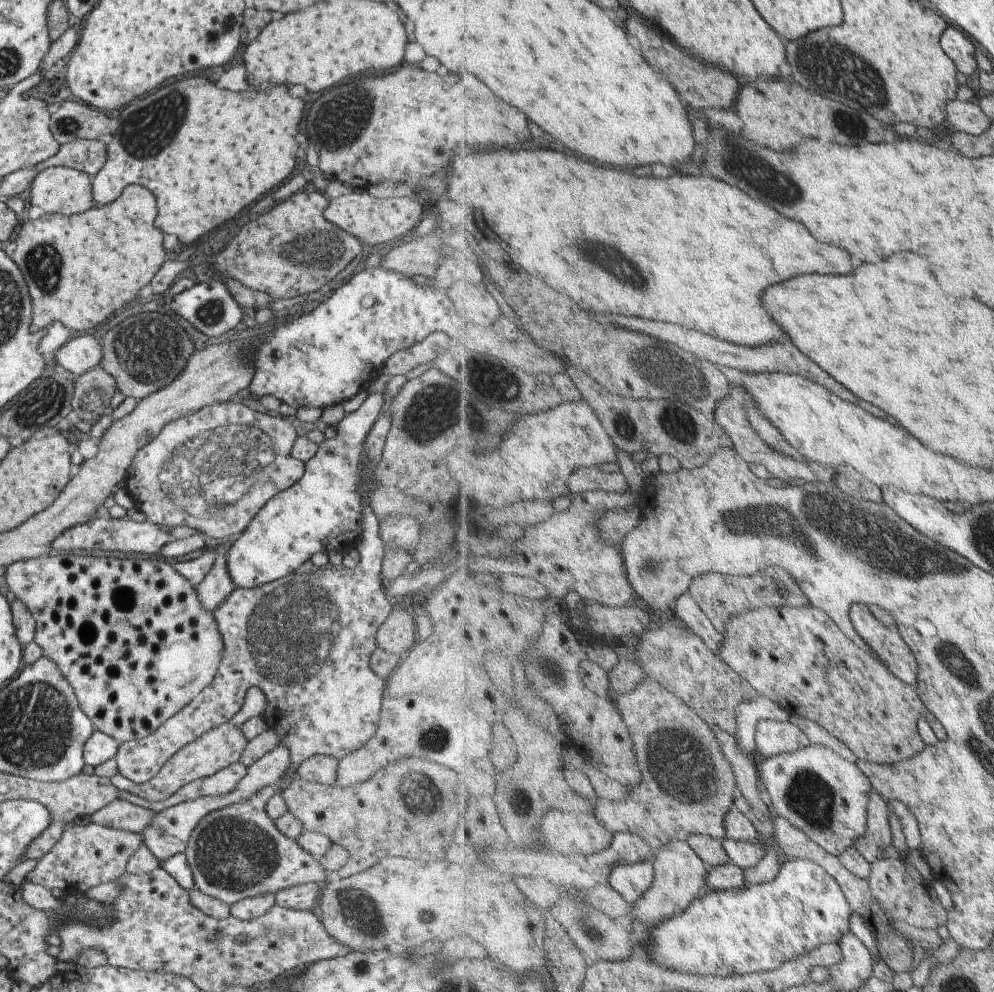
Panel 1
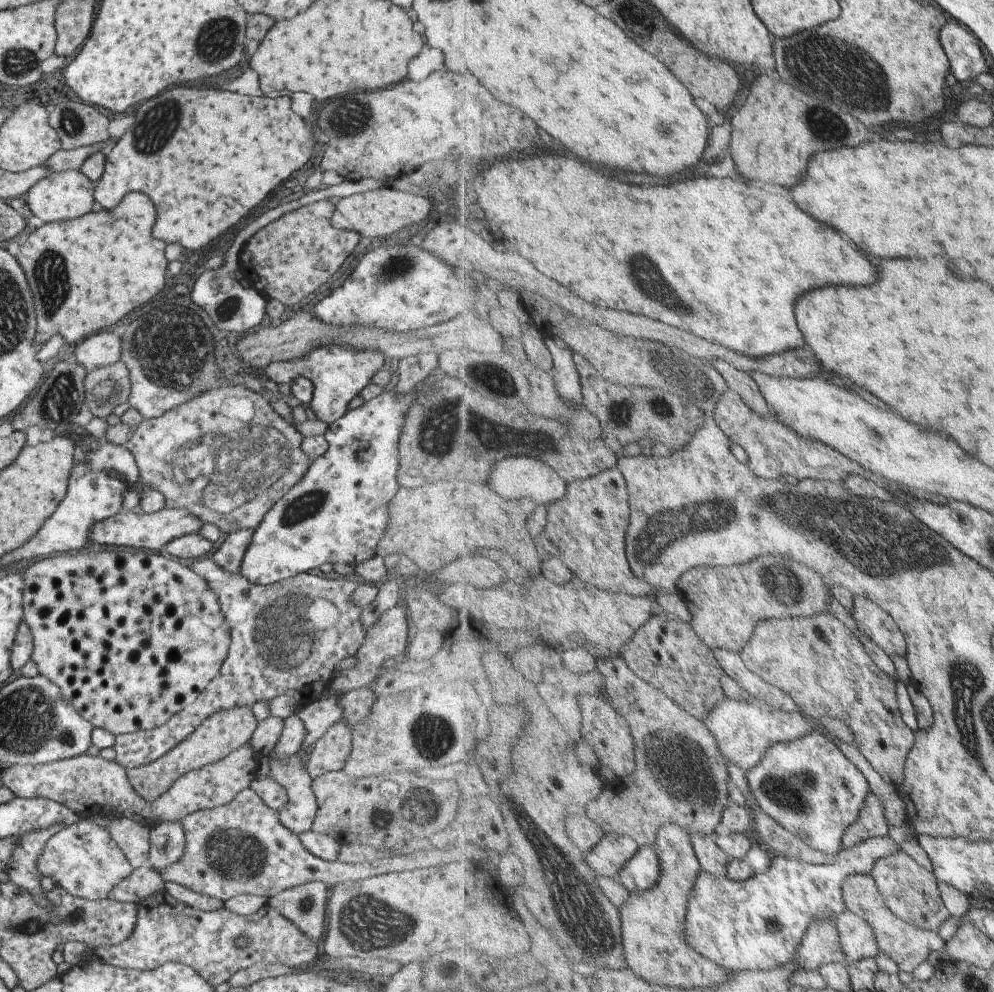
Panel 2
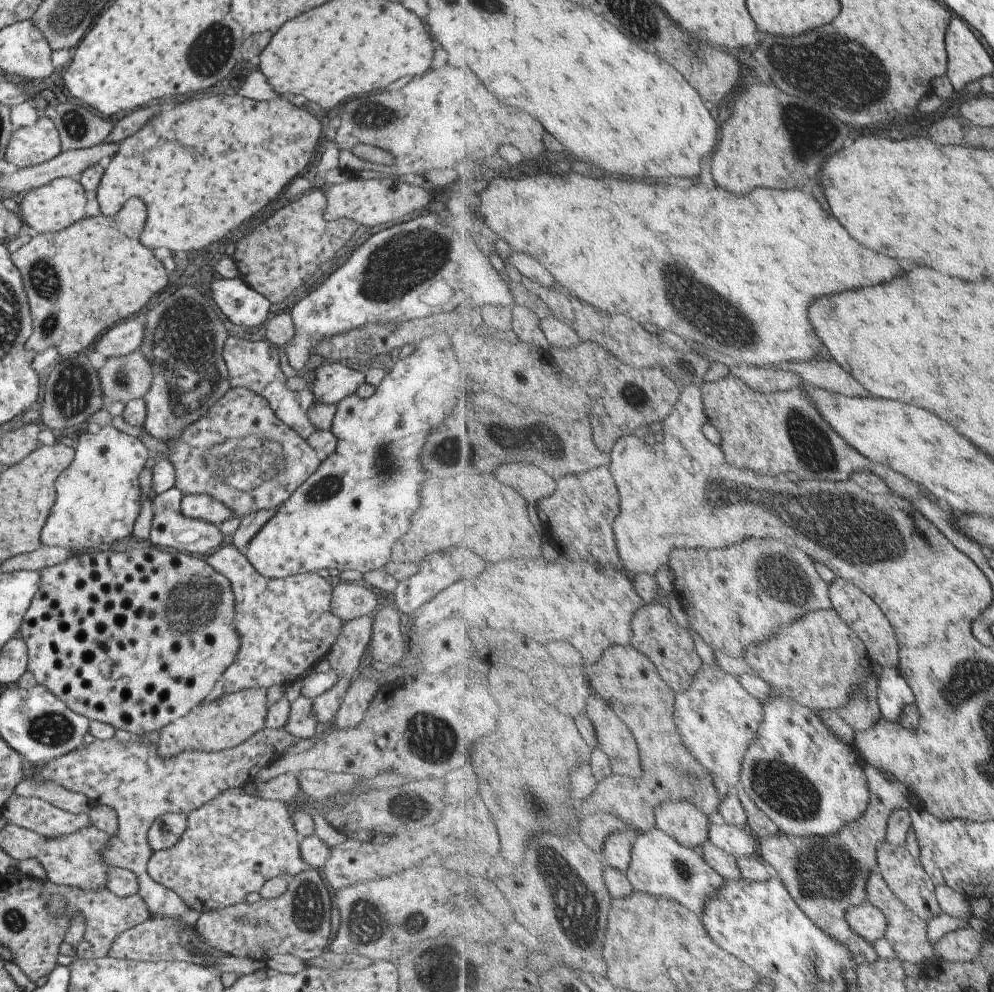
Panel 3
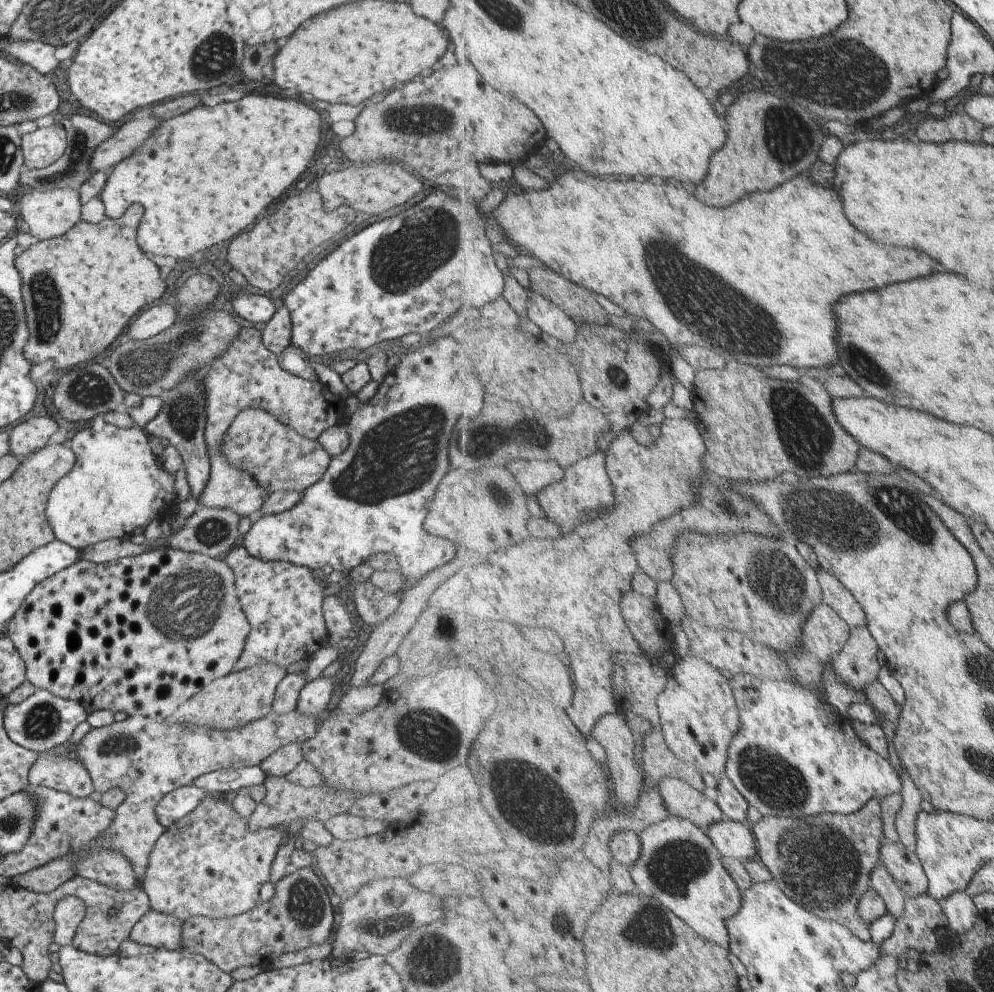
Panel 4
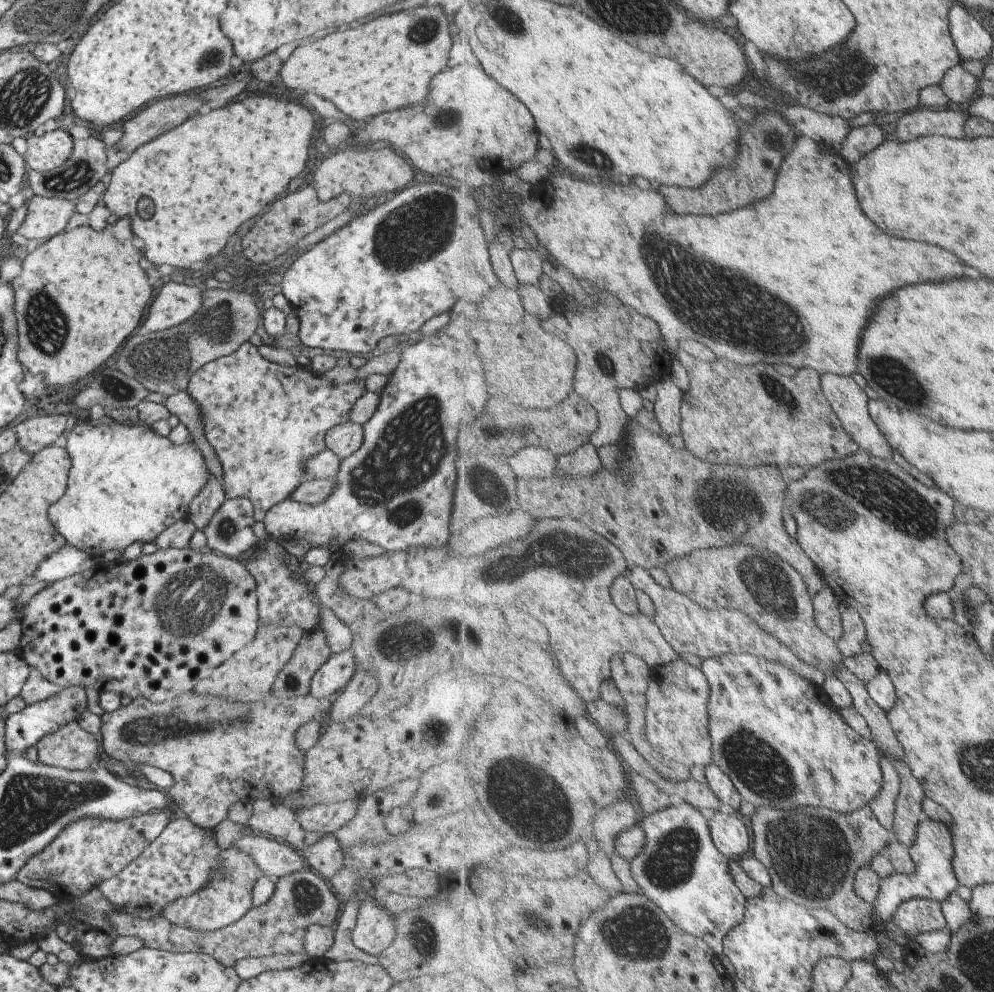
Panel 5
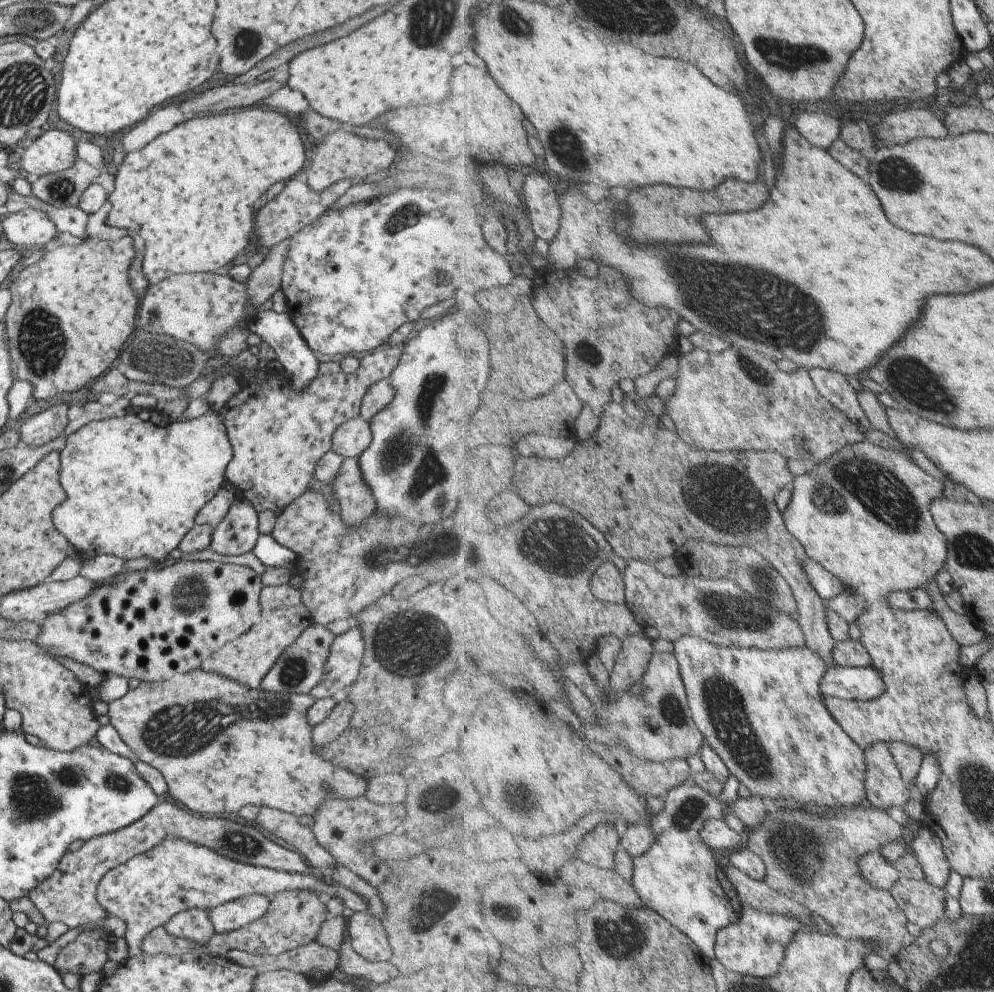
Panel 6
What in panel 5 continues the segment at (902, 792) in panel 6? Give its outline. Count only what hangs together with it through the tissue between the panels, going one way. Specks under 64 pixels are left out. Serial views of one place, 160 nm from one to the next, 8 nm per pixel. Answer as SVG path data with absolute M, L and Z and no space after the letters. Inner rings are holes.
M887 755L882 756L884 772L884 787L877 798L869 804L874 809L881 823L893 833L896 804L902 790L902 777L899 776L892 760Z

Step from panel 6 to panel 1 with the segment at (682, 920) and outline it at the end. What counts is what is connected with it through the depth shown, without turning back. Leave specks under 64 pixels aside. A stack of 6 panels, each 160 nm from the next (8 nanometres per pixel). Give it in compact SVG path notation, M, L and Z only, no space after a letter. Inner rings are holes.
M645 861L616 866L609 875L608 882L633 906L654 886L654 876L653 861Z

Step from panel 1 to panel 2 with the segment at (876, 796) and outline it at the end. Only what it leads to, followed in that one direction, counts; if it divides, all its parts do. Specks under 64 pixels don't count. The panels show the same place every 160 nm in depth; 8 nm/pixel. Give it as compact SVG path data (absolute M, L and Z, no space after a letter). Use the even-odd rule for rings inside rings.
M869 792L859 812L858 822L847 829L843 842L844 848L865 843L873 837L886 837L890 829L882 802L875 796L875 793Z

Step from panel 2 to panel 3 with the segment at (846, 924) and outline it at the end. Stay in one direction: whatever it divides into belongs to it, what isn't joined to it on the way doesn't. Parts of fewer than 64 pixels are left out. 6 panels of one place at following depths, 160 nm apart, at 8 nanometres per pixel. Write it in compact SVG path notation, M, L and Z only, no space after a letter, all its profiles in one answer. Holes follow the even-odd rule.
M867 900L861 906L850 908L846 914L848 925L870 943L877 943L886 936L889 926L887 915Z

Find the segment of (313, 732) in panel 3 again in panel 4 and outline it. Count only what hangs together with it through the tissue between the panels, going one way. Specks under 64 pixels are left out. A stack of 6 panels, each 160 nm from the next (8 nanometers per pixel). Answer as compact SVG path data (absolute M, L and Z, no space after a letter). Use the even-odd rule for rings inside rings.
M317 677L298 692L295 710L300 715L322 715L333 688L332 677Z

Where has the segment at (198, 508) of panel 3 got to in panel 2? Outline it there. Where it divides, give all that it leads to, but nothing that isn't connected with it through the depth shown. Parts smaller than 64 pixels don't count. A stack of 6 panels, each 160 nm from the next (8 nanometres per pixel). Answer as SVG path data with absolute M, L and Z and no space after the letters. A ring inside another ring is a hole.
M163 508L154 513L138 515L132 511L121 510L121 512L106 518L104 521L92 524L88 532L88 542L154 551L159 550L167 541L195 533L201 525L193 515L189 515L184 509Z

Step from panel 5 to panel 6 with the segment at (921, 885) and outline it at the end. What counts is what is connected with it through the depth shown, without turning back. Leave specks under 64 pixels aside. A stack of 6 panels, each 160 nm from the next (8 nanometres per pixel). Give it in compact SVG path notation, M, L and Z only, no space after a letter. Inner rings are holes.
M923 824L917 836L912 838L910 846L921 863L926 876L925 880L945 890L945 886L949 884L949 874L952 868L941 838L927 824Z

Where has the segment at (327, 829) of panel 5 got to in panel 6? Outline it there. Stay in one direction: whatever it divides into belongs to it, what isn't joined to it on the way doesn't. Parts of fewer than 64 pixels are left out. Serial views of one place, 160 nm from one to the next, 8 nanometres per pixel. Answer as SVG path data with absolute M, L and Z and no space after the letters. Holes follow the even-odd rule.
M197 668L193 672L189 672L178 682L166 681L158 685L140 685L132 691L128 691L117 700L108 703L107 718L109 718L109 726L113 727L119 738L135 753L137 760L144 762L154 768L163 777L166 782L166 791L175 802L179 802L181 806L185 806L189 812L197 812L197 814L212 814L213 817L219 814L237 814L238 810L245 805L253 805L256 807L267 807L277 809L296 817L312 816L318 812L320 805L331 792L337 799L356 799L364 796L366 782L361 777L334 767L327 761L318 756L312 746L310 739L311 727L306 719L307 709L316 702L309 693L305 694L272 694L269 691L261 691L250 689L246 686L237 684L232 680L226 679L216 674L204 672Z

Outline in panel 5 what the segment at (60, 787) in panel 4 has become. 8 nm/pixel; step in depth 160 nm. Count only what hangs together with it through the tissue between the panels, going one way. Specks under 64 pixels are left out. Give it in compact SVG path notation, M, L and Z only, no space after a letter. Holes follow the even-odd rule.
M76 720L36 744L37 763L65 771L87 771L97 756L98 736L84 732Z

